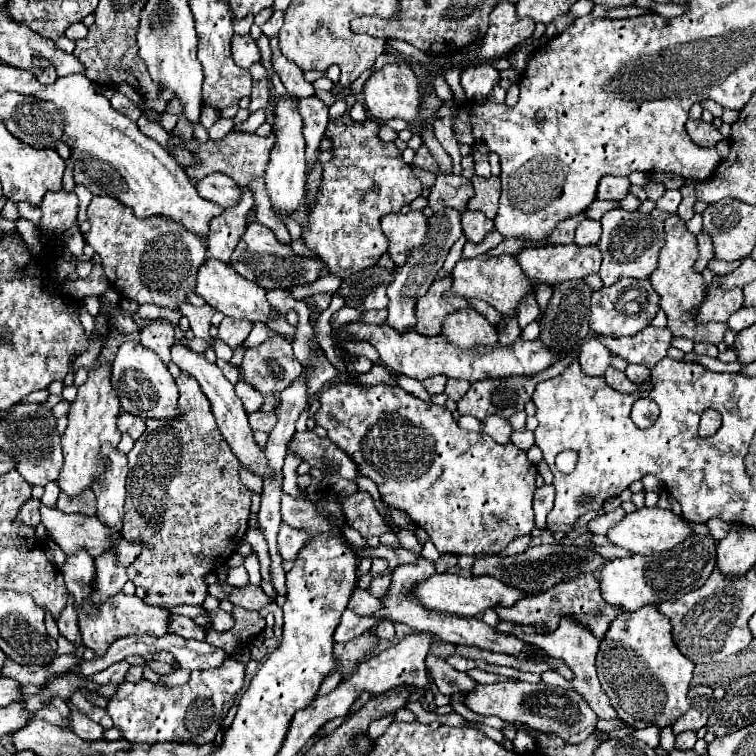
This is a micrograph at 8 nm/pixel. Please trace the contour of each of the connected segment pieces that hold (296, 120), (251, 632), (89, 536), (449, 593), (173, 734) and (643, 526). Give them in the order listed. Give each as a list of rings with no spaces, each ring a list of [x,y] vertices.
[[[282,95],[276,101],[276,111],[274,111],[274,135],[276,143],[270,151],[270,163],[266,167],[266,187],[270,201],[274,203],[274,211],[280,219],[288,219],[292,211],[298,209],[302,197],[304,197],[304,185],[306,185],[306,157],[304,157],[304,147],[306,141],[302,139],[302,117],[298,115],[298,99],[292,95]]]
[[[234,607],[232,617],[234,617],[234,627],[230,631],[220,633],[214,627],[206,627],[206,641],[214,647],[224,649],[228,655],[236,653],[240,647],[250,647],[252,641],[266,627],[266,621],[256,611]]]
[[[46,505],[40,507],[40,515],[42,515],[42,525],[46,527],[46,531],[52,535],[52,539],[58,543],[58,547],[66,555],[72,555],[72,553],[78,553],[80,549],[86,549],[92,557],[98,557],[98,555],[102,555],[104,549],[110,547],[118,559],[118,565],[130,567],[130,563],[134,563],[134,559],[144,551],[142,543],[130,543],[128,539],[122,537],[120,531],[110,531],[110,527],[106,527],[96,515],[94,517],[86,517],[82,513],[66,515],[66,513],[62,513],[58,509],[50,509]]]
[[[444,573],[444,575],[432,575],[428,581],[420,583],[414,589],[414,597],[428,609],[446,611],[446,613],[454,613],[454,615],[462,615],[462,617],[476,617],[476,615],[484,613],[486,609],[510,607],[510,605],[518,603],[518,599],[526,597],[526,593],[516,591],[516,587],[510,587],[510,585],[502,583],[500,579],[494,579],[490,575],[466,579],[466,577]]]
[[[228,657],[222,667],[216,667],[214,671],[192,671],[188,683],[172,689],[158,687],[150,681],[122,683],[106,711],[112,717],[114,727],[122,731],[122,739],[130,743],[214,743],[222,717],[234,705],[234,697],[244,687],[244,669],[244,663]]]
[[[642,507],[630,515],[626,515],[620,523],[616,523],[606,539],[612,543],[612,545],[618,545],[618,547],[624,547],[628,549],[630,553],[640,553],[640,555],[652,555],[652,553],[658,553],[658,551],[666,551],[666,549],[672,549],[674,545],[678,545],[680,541],[684,541],[686,537],[692,535],[692,529],[688,527],[688,523],[682,519],[682,517],[676,517],[672,511],[668,509],[662,509],[662,507]]]

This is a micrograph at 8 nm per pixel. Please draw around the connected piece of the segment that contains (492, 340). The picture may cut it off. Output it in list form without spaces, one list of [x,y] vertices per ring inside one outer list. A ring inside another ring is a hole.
[[[462,309],[446,317],[442,335],[460,349],[478,345],[498,345],[496,327],[492,327],[476,309]]]

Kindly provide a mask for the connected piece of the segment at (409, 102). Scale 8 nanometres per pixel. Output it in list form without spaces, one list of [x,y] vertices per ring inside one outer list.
[[[386,65],[380,71],[376,71],[362,89],[364,105],[368,105],[368,113],[372,119],[378,119],[380,123],[386,123],[394,117],[400,117],[408,123],[420,119],[418,115],[418,103],[420,103],[420,87],[414,71],[408,65]]]

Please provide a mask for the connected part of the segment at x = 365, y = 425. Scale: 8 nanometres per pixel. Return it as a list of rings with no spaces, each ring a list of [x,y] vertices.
[[[338,383],[332,385],[328,391],[320,393],[320,409],[314,415],[316,423],[328,431],[328,439],[336,443],[342,451],[346,451],[350,457],[354,457],[354,463],[358,463],[358,471],[362,471],[362,477],[372,479],[378,485],[378,491],[382,495],[382,501],[398,511],[408,513],[408,517],[422,527],[430,541],[436,545],[440,553],[452,553],[452,555],[478,555],[478,553],[498,553],[502,551],[512,539],[520,535],[528,535],[534,529],[534,511],[532,511],[532,497],[536,491],[536,467],[528,461],[526,451],[516,449],[514,445],[506,443],[500,445],[494,439],[490,439],[484,433],[474,433],[474,431],[464,431],[458,427],[456,419],[446,407],[438,407],[434,403],[424,403],[416,399],[414,395],[406,393],[402,387],[386,387],[386,385],[374,385],[374,387],[360,387],[352,383]]]

